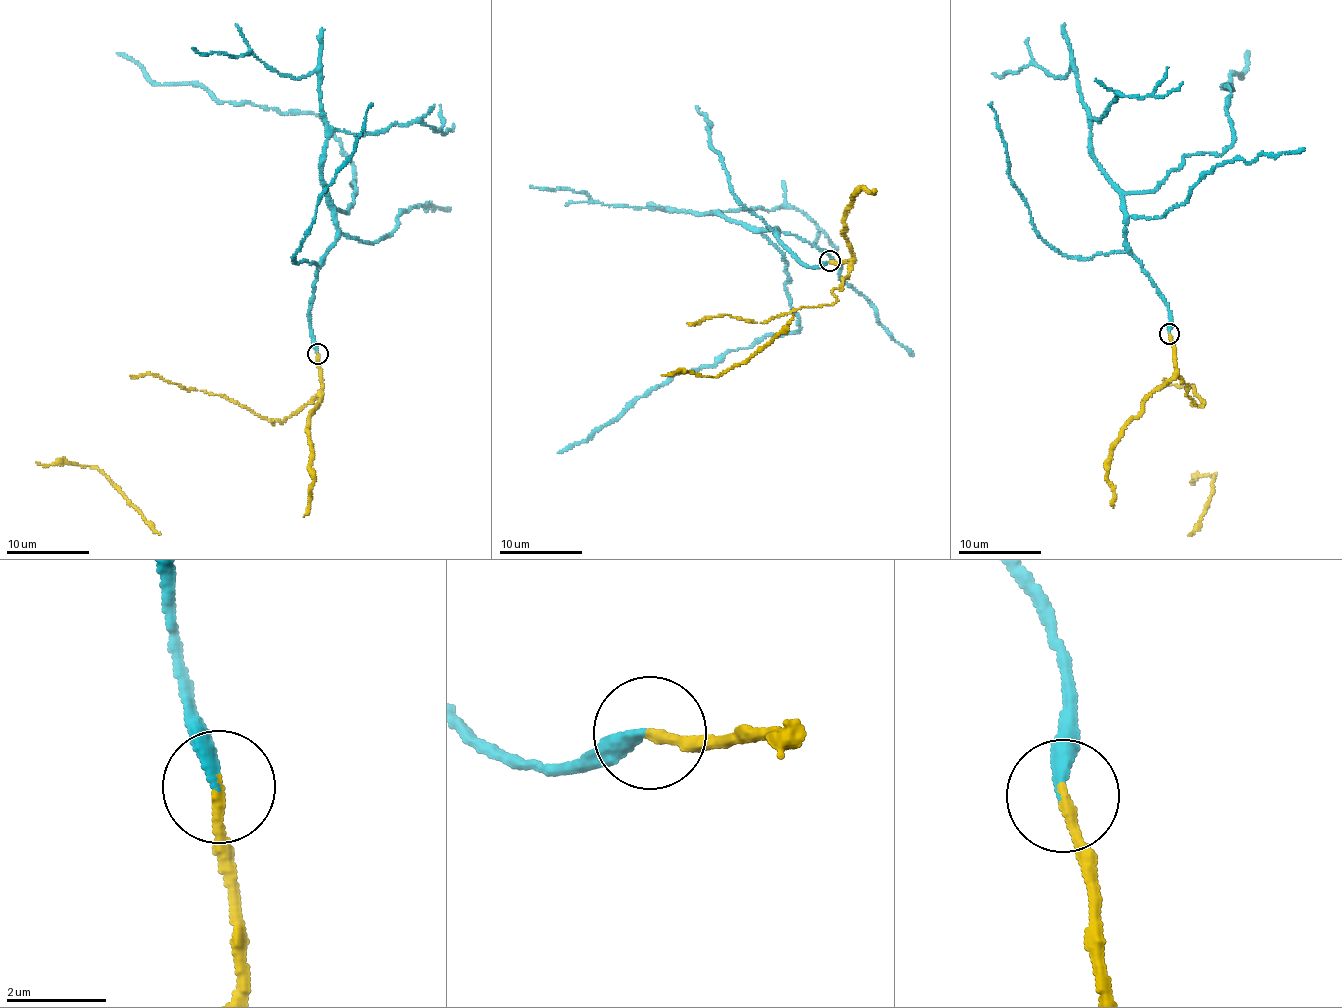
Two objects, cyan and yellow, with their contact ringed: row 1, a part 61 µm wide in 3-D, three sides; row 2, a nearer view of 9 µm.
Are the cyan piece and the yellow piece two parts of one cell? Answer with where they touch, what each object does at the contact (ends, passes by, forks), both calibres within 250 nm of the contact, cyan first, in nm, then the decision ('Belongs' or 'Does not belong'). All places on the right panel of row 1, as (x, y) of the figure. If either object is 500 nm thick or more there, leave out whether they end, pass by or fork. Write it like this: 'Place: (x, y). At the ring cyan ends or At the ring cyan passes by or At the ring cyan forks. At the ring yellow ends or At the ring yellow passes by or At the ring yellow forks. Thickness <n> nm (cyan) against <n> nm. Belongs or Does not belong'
Place: (1169, 334). At the ring cyan ends. At the ring yellow ends. Thickness 280 nm (cyan) against 220 nm. Belongs

